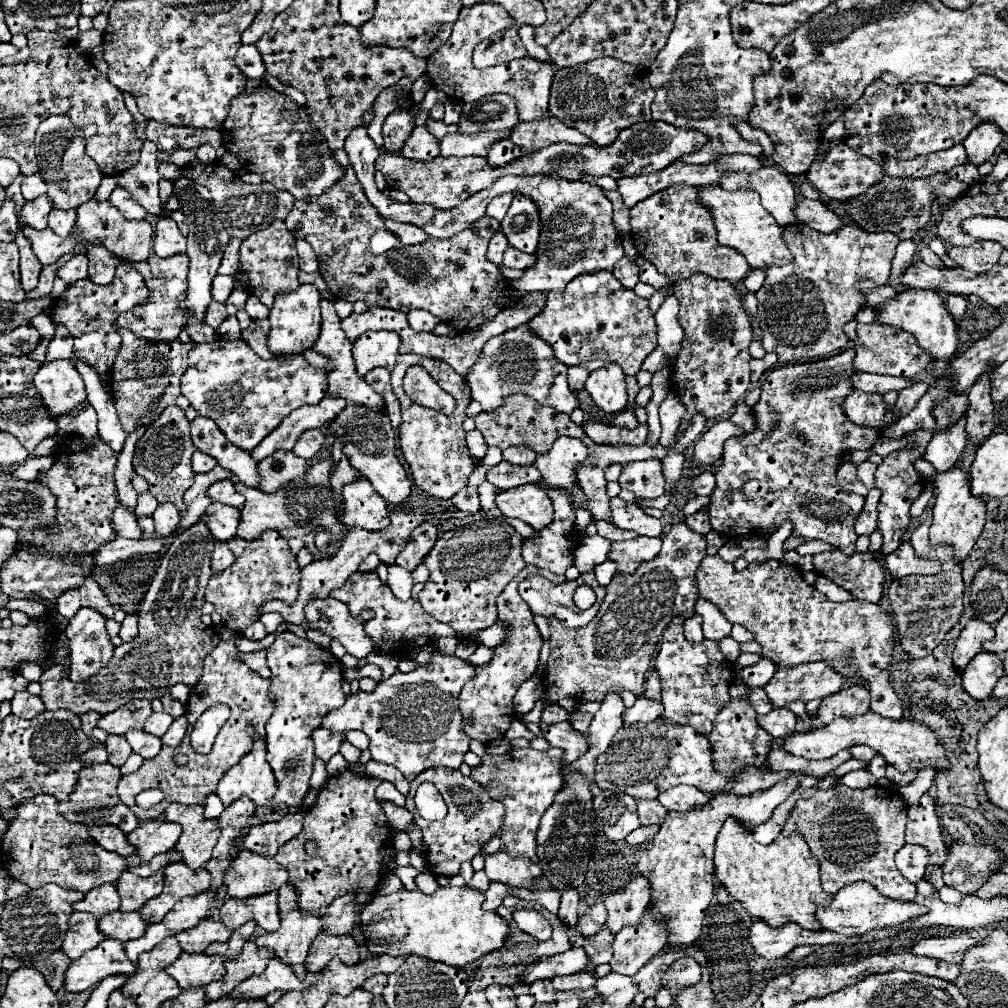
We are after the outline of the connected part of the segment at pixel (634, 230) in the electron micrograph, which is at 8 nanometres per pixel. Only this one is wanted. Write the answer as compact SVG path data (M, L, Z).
M679 184L637 202L631 208L629 224L637 252L671 280L689 278L701 272L737 286L749 270L747 260L739 252L731 252L731 248L725 248L717 242L713 218L709 210L697 202L697 188L693 186Z

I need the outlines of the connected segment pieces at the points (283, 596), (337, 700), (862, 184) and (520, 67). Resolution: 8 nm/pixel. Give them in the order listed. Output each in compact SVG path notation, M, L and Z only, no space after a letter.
M269 530L263 532L263 536L255 542L247 542L241 538L229 540L233 544L233 552L241 556L233 568L227 568L221 576L211 576L205 592L205 600L215 606L215 612L219 612L223 624L241 634L245 632L255 620L259 620L261 606L269 600L281 600L285 604L293 604L299 594L299 566L295 556L289 550L289 544L285 538L281 538L277 532Z
M281 632L277 640L267 648L267 666L271 670L271 686L269 686L269 698L275 704L273 716L267 722L267 762L271 764L275 778L277 778L277 796L273 798L275 802L285 802L289 808L299 808L303 804L305 794L309 792L309 778L313 770L313 740L311 734L315 728L321 726L321 720L333 710L339 708L345 702L345 694L341 690L341 678L343 670L337 658L325 648L319 648L311 640L297 638L293 632Z
M845 142L831 146L831 150L825 154L823 162L815 160L813 168L809 168L809 172L807 172L807 180L813 188L817 188L827 198L841 200L841 202L845 202L849 196L857 196L857 194L865 192L865 188L871 188L873 184L877 184L877 180L881 180L881 176L883 176L883 172L881 172L879 162L873 162L873 160L853 152Z
M477 2L473 6L461 8L459 20L453 26L451 38L437 52L433 52L433 56L427 58L427 76L431 72L433 84L439 86L453 100L475 102L487 94L497 94L497 92L511 94L517 100L519 118L523 122L531 122L531 120L541 118L547 112L549 88L551 88L555 68L551 64L543 64L543 62L533 60L529 56L525 56L521 60L511 60L503 66L485 68L485 70L477 70L471 62L473 48L481 40L489 38L491 34L503 30L509 24L511 24L511 16L505 12L503 6L499 6L495 2Z

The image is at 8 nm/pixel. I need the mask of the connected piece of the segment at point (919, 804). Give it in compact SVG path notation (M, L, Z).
M929 794L921 796L915 804L908 806L905 829L906 843L919 844L929 850L929 864L925 870L925 880L935 886L939 898L947 904L959 904L962 895L945 886L941 880L941 868L947 856L947 846L939 828L939 818L935 812L935 802Z

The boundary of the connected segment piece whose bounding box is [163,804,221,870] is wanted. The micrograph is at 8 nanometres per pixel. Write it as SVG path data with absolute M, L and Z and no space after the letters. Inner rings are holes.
M169 804L163 818L167 822L181 824L183 832L179 842L175 844L175 850L181 854L183 862L197 870L207 860L211 860L211 850L217 844L219 832L217 820L205 820L203 818L203 806L185 806L185 804Z

